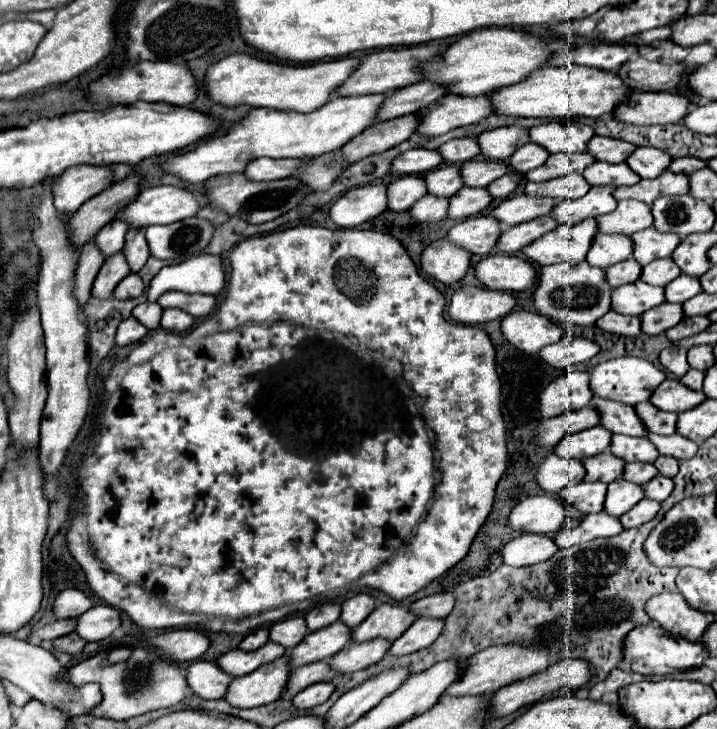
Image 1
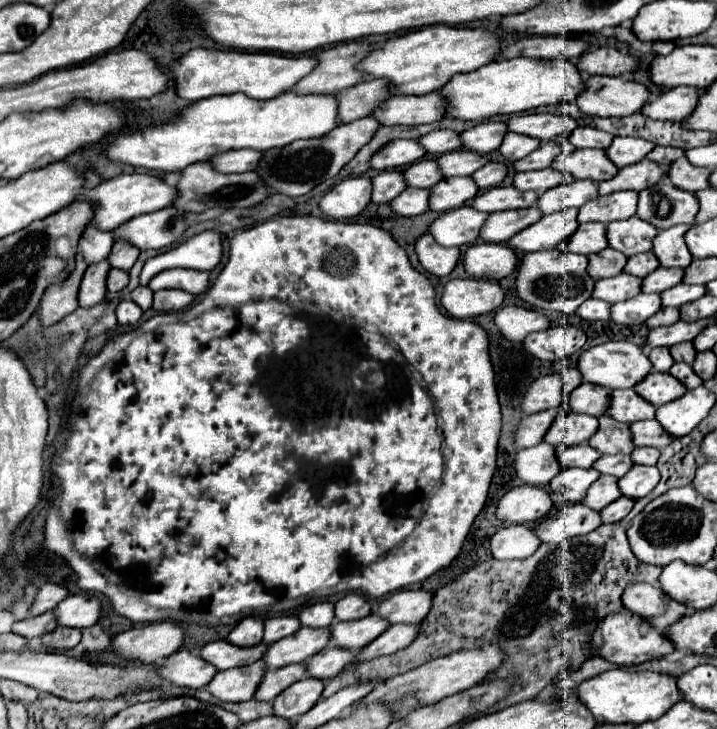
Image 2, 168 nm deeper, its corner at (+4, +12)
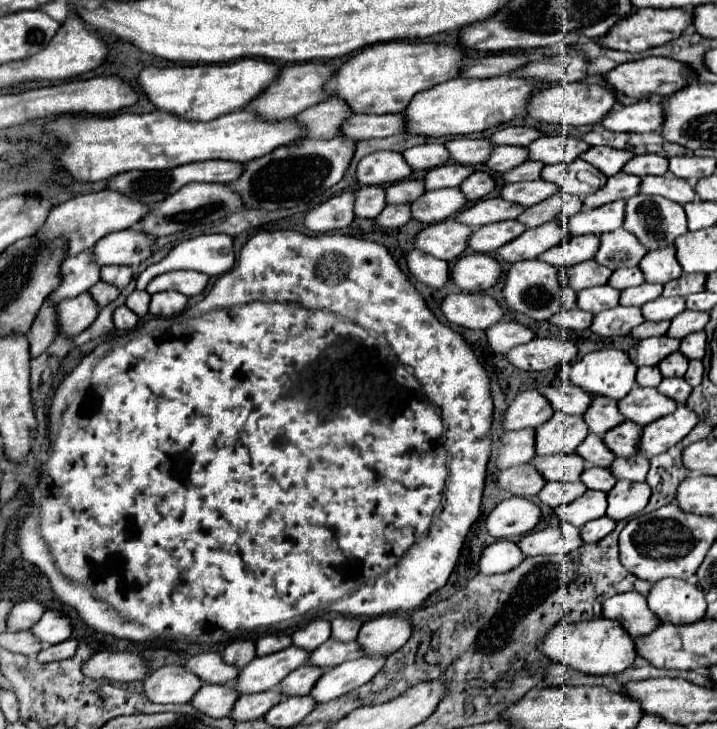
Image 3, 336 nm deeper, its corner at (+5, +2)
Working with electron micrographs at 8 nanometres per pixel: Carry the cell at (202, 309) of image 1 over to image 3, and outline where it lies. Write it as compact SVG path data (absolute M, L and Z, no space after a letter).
M167 272L161 274L157 278L153 278L147 286L149 294L157 294L157 292L167 292L167 290L175 290L181 292L185 296L197 296L205 290L209 282L209 276L201 274L201 272Z

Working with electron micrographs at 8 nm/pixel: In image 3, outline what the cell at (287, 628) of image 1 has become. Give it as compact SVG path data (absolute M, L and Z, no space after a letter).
M265 634L263 638L257 640L257 656L285 650L289 644L293 644L289 634Z

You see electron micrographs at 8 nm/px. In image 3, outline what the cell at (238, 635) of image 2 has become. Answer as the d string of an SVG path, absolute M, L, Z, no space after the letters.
M235 640L223 652L225 662L229 662L237 668L247 666L255 656L257 656L255 654L255 640Z

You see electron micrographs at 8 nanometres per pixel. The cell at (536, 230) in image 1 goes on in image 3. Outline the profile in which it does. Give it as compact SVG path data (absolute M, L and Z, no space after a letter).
M505 220L505 222L495 222L495 224L485 224L473 232L469 238L469 248L473 252L483 252L483 254L493 254L507 242L515 240L525 232L525 224L519 220Z

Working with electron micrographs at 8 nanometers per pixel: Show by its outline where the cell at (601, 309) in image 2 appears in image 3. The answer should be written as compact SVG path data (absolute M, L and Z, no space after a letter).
M559 310L551 322L563 326L563 328L571 328L571 330L585 330L593 324L593 314L583 312L583 310Z

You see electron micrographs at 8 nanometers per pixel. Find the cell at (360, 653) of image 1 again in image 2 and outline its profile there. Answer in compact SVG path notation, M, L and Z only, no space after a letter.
M328 646L322 652L310 656L304 664L306 664L308 676L320 678L320 680L330 680L330 678L338 676L354 658L356 658L356 652Z

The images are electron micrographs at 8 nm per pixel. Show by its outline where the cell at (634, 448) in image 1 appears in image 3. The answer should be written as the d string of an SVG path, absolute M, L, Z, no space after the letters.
M589 434L585 438L585 442L577 448L577 454L583 456L583 460L591 466L603 466L603 468L609 468L615 454L607 448L603 436L597 436L597 434Z

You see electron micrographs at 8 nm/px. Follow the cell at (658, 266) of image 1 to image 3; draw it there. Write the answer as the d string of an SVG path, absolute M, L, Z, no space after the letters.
M637 266L635 268L619 268L613 272L613 278L609 278L609 286L617 286L617 290L641 286L643 282L645 282L645 278Z

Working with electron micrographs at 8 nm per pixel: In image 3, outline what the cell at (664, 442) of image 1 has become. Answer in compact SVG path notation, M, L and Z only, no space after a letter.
M623 422L621 426L615 426L613 430L609 430L603 438L615 456L629 458L639 452L641 430L643 430L643 426L639 426L635 422Z

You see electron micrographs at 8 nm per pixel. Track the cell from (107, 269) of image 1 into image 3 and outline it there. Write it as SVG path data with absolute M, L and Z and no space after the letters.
M81 292L75 298L63 300L61 306L57 306L57 312L59 312L57 314L59 332L77 336L79 332L83 332L85 328L89 328L95 322L95 318L99 314L99 306L89 292Z

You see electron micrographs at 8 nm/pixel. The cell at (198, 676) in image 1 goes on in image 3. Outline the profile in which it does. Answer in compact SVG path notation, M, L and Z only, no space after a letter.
M167 664L145 678L145 696L159 704L185 704L197 694L201 678L193 676L185 666Z

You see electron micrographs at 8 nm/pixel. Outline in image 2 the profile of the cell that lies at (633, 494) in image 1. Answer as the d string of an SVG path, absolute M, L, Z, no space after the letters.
M600 476L588 490L586 496L580 500L580 504L586 504L588 508L594 510L602 510L606 508L610 502L614 502L616 498L620 498L620 490L618 490L618 478L614 476Z

